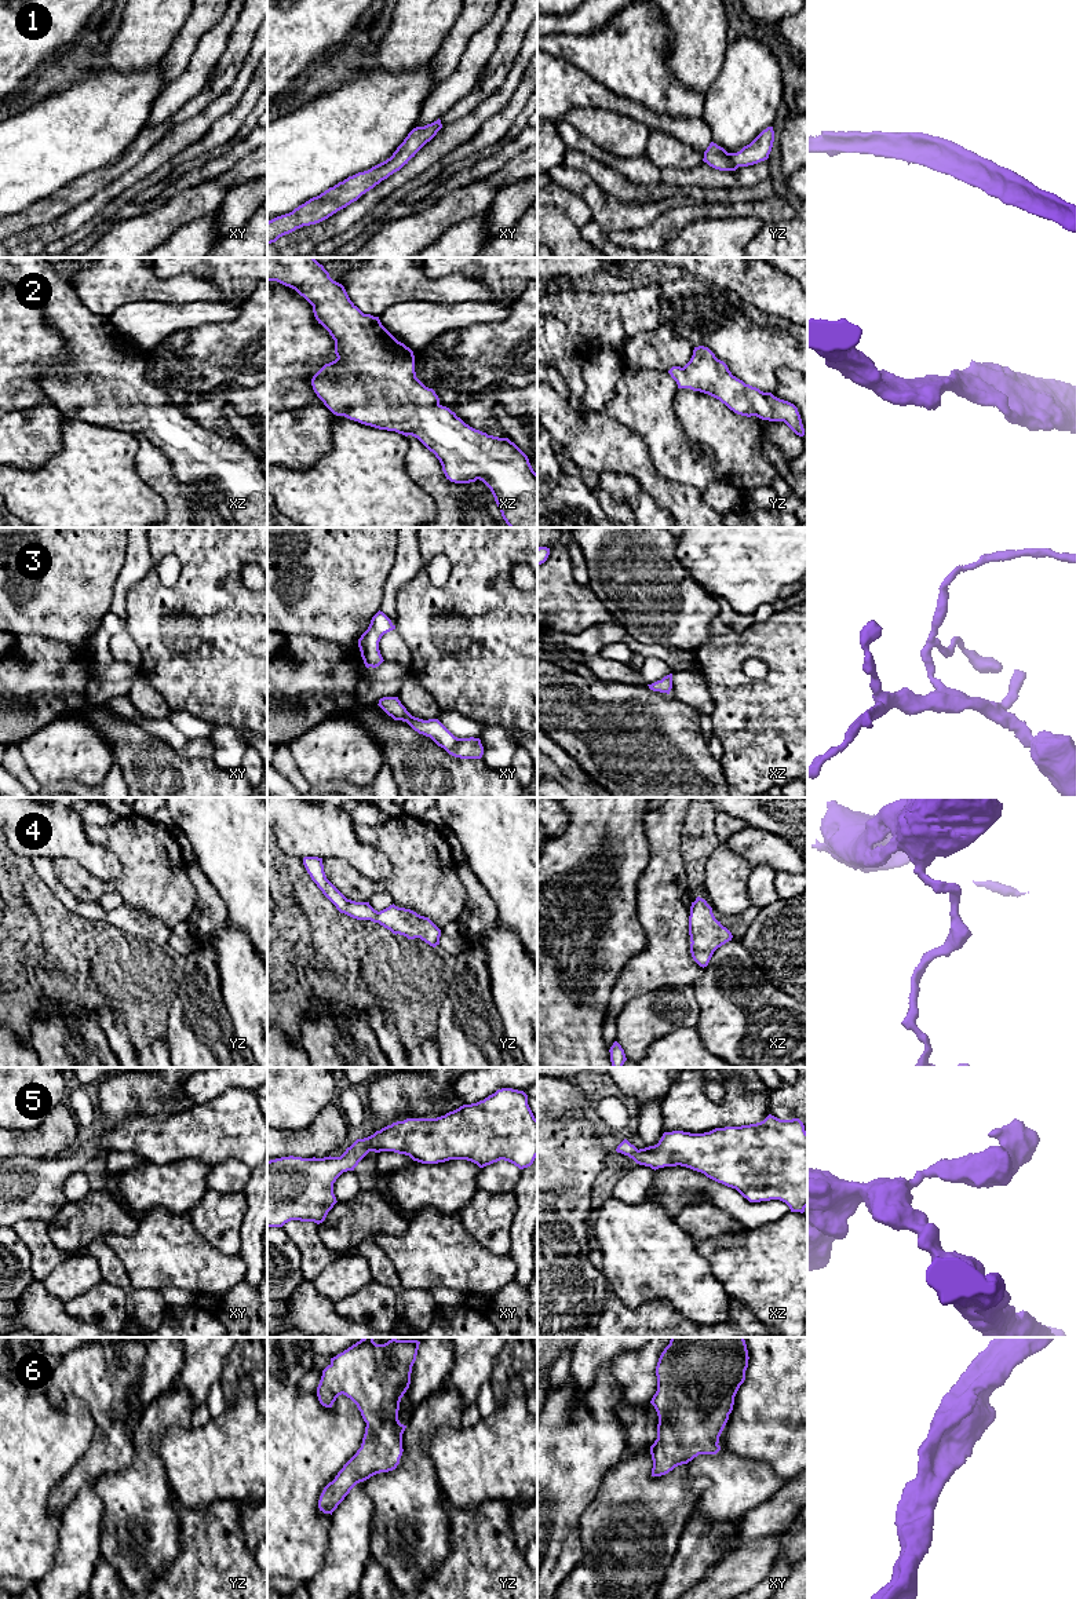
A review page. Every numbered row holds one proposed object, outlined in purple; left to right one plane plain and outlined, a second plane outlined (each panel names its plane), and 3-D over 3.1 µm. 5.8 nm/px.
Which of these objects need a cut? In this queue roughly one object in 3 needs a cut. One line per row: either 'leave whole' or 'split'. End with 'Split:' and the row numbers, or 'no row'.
1: leave whole
2: leave whole
3: leave whole
4: leave whole
5: leave whole
6: leave whole
Split: no row

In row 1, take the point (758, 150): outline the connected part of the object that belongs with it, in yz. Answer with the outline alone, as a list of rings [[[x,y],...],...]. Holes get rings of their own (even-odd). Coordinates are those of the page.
[[[773,127],[763,129],[749,145],[737,153],[727,153],[723,147],[711,142],[704,151],[703,161],[719,171],[736,171],[769,158],[774,142]]]

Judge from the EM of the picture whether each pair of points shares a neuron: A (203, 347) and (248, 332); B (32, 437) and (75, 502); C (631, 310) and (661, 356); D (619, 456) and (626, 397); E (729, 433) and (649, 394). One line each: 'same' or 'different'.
A: same
B: different
C: different
D: different
E: different

